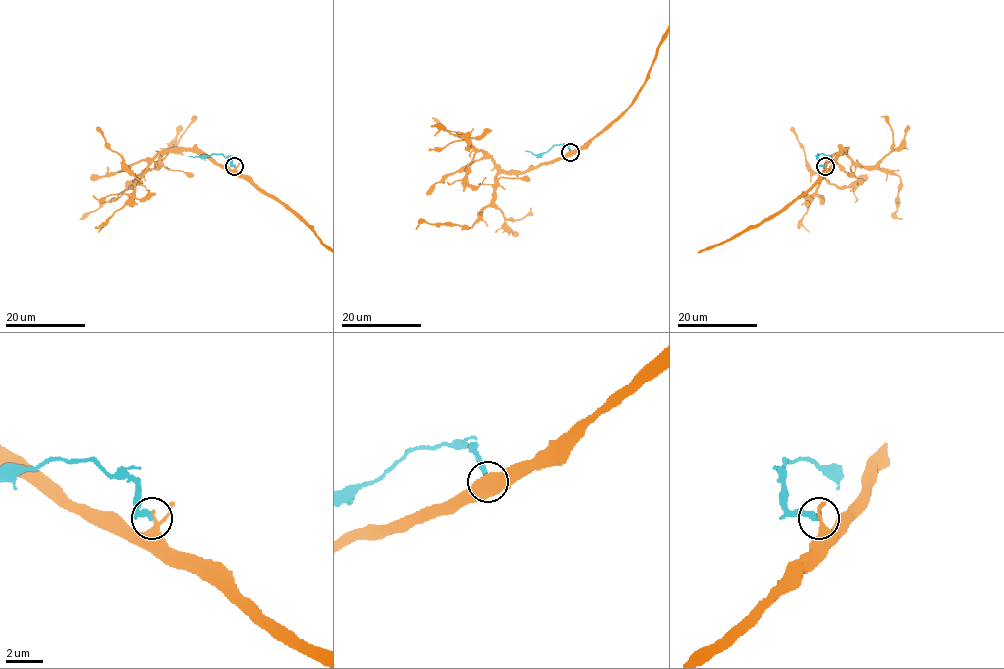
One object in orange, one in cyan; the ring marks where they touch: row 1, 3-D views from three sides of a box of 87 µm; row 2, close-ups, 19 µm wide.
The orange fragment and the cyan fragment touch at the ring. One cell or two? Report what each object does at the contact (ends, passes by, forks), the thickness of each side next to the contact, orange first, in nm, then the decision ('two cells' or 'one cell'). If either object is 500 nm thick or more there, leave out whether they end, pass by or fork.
orange passes by; cyan ends there; 260 nm thick on the orange side, 280 nm on the other; two cells

